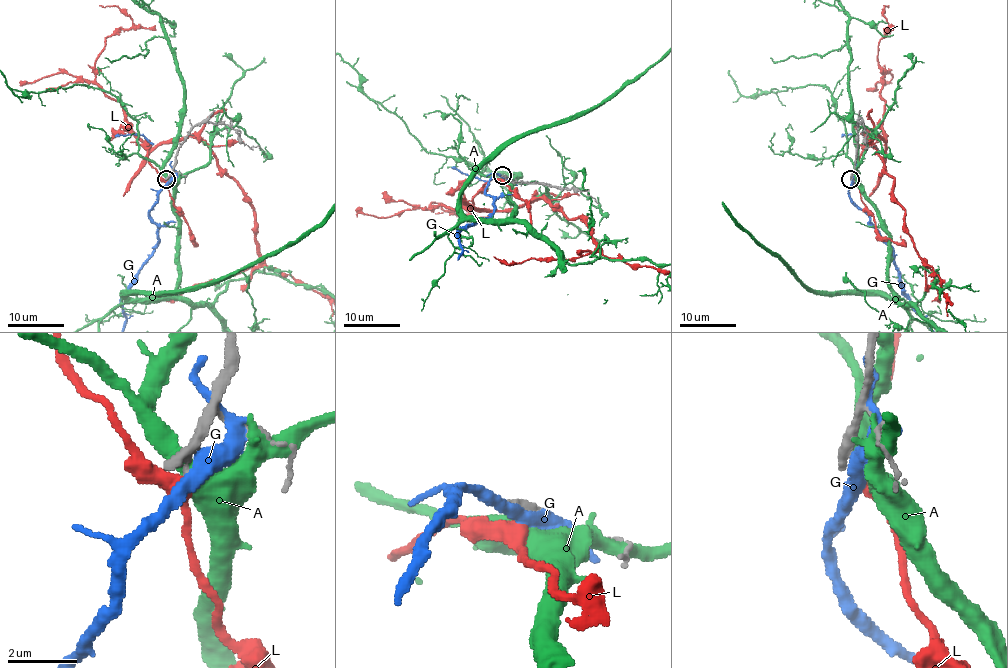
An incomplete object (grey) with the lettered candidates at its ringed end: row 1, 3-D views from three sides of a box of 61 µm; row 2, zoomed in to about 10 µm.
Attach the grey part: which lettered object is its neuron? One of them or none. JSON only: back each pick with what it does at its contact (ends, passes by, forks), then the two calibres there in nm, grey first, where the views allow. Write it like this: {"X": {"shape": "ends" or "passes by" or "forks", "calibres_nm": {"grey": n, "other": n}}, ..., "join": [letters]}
{"join": []}

